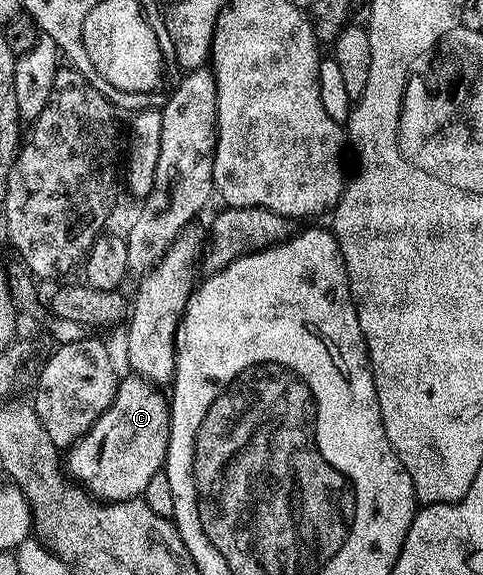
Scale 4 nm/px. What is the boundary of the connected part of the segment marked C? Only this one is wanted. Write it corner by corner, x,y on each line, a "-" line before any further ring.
129,373
126,376
126,379
124,376
118,382
117,392
107,410
93,422
81,439
68,448
63,459
68,474
80,486
84,487
94,499
110,503
141,497
151,477
164,468
169,444
169,399
166,392
164,395
161,392
164,390
158,389
140,375

